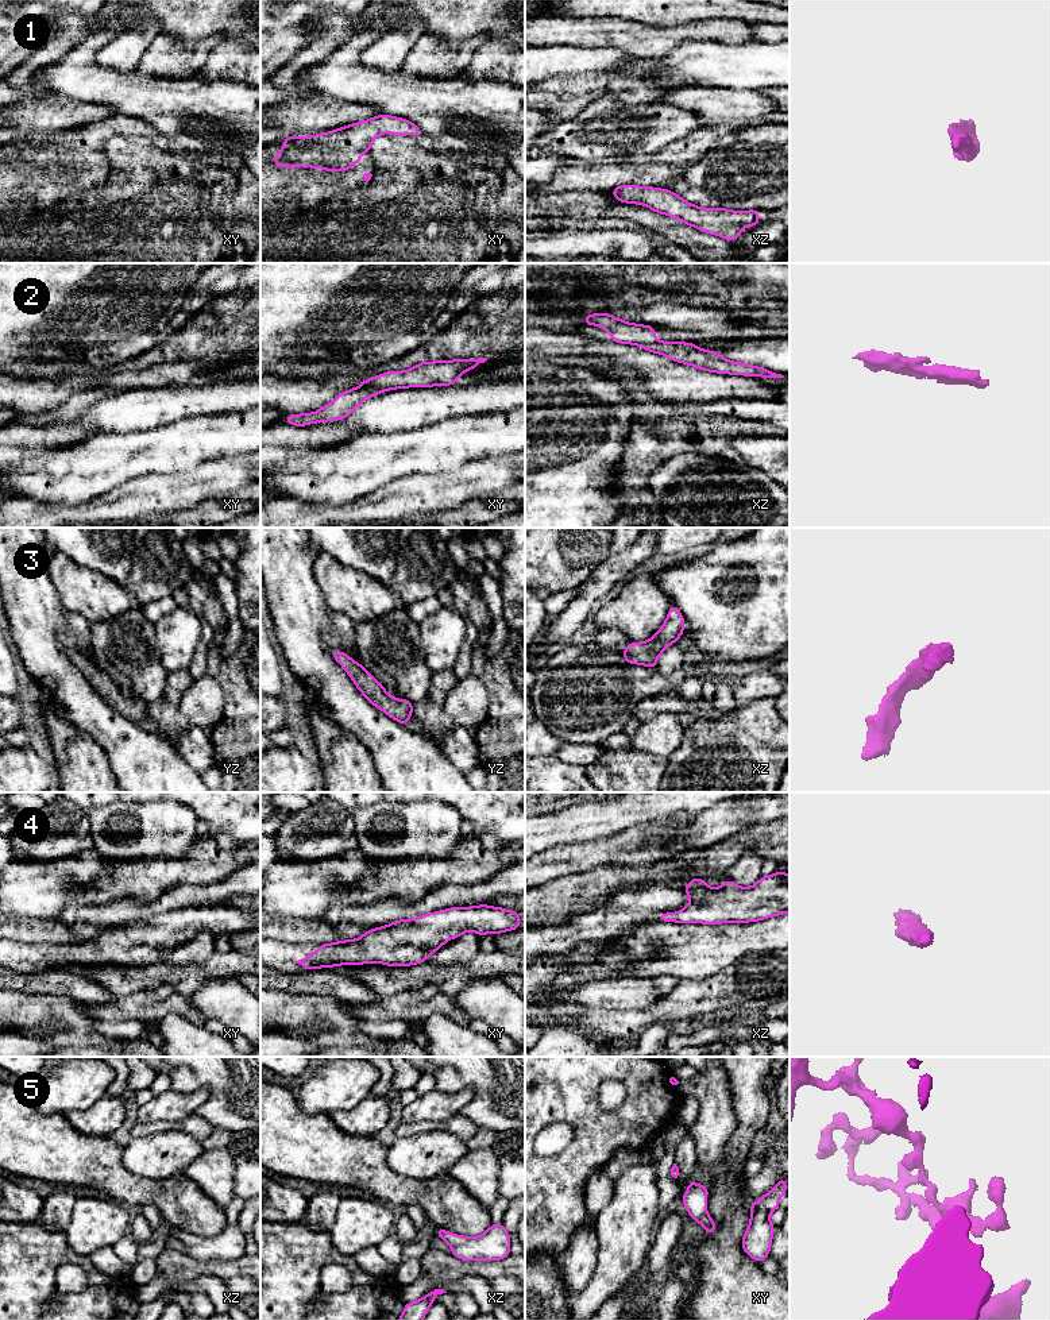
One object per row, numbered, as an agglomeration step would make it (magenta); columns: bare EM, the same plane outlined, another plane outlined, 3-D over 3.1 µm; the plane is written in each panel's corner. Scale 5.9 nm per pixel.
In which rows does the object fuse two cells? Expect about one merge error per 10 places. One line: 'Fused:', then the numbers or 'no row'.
Fused: no row

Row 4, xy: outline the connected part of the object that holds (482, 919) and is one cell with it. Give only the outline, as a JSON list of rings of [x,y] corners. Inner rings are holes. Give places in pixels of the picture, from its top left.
[[[487,904],[452,907],[413,919],[394,920],[371,929],[356,939],[321,943],[317,952],[308,954],[304,961],[294,962],[304,969],[368,962],[409,966],[425,962],[448,939],[455,939],[466,931],[482,937],[520,927],[520,914],[516,911]]]

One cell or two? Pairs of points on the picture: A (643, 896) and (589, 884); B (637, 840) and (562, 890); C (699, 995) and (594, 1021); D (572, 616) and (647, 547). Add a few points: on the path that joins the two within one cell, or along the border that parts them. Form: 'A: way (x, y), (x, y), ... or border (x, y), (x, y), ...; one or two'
A: border (643, 887), (618, 891), (603, 906), (593, 909); two
B: border (620, 865), (597, 867), (562, 876); two
C: way (674, 1006), (636, 1021), (620, 1021); one
D: way (589, 597), (628, 560); one

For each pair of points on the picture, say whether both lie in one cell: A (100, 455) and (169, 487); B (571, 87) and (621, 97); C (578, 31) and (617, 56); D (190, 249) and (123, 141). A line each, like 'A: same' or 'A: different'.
A: different
B: same
C: different
D: same

